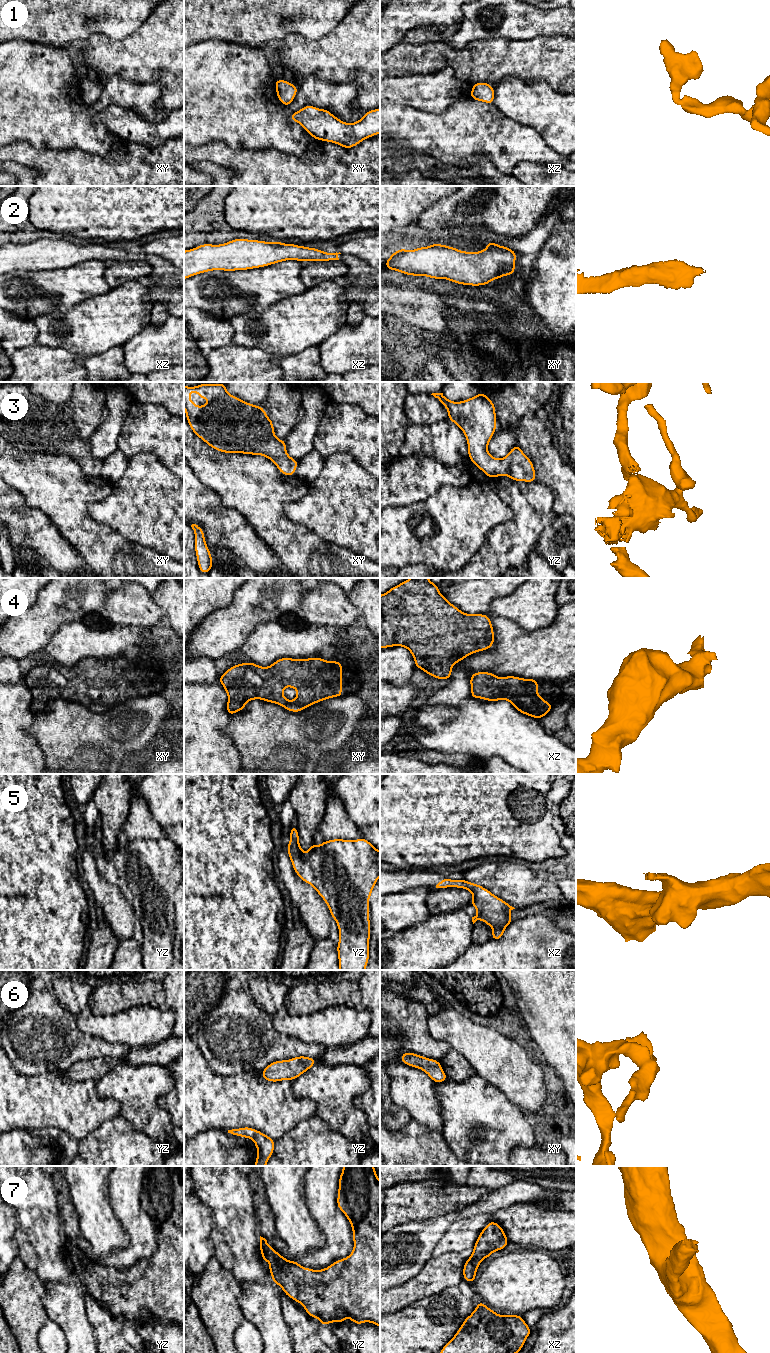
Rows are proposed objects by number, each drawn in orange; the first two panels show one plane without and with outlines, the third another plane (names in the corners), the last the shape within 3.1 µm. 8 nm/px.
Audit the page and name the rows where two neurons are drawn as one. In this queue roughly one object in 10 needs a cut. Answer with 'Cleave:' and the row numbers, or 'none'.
Cleave: none

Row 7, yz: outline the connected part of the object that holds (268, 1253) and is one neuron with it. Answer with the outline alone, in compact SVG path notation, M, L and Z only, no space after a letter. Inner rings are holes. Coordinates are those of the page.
M343 1166L339 1177L337 1206L351 1224L354 1247L352 1253L321 1270L302 1267L297 1261L290 1261L269 1246L260 1236L260 1252L265 1263L271 1262L268 1269L272 1282L278 1284L283 1292L300 1303L310 1317L317 1318L322 1326L332 1322L343 1323L348 1316L355 1324L370 1322L380 1328L380 1180L374 1166Z

